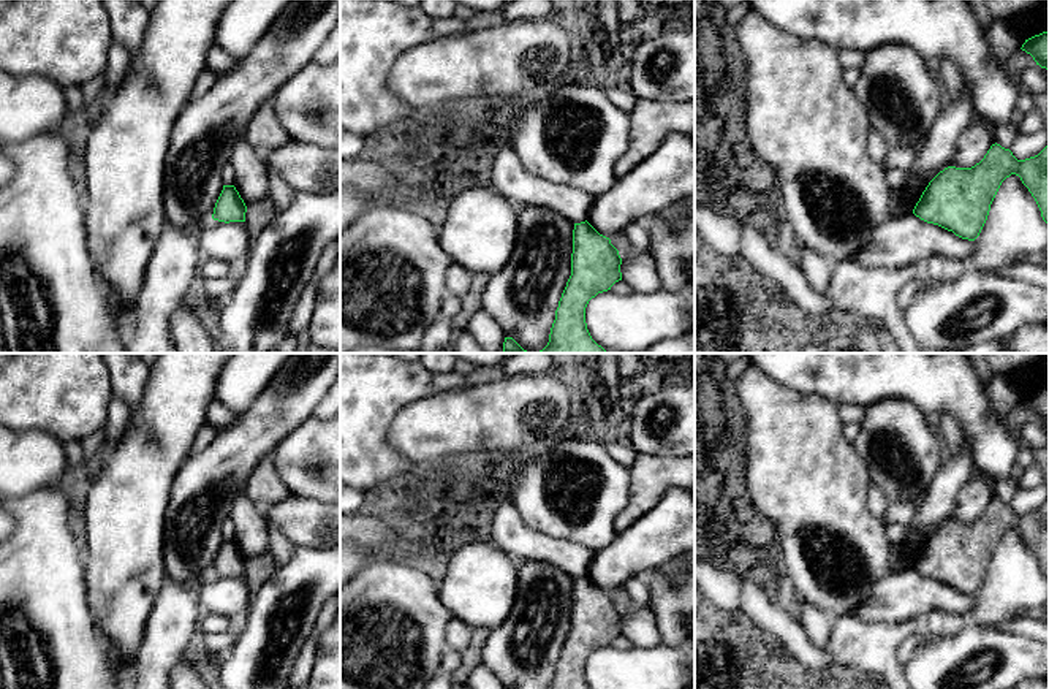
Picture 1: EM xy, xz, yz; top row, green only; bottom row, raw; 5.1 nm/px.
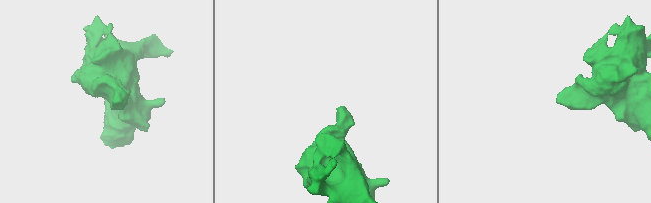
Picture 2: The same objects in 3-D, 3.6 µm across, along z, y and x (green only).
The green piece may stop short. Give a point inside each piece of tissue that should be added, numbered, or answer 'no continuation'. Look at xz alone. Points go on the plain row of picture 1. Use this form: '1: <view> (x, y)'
no continuation

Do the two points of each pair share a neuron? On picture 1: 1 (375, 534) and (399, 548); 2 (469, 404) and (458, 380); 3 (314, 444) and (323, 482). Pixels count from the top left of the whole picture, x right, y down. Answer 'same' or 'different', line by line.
1: same
2: different
3: same

